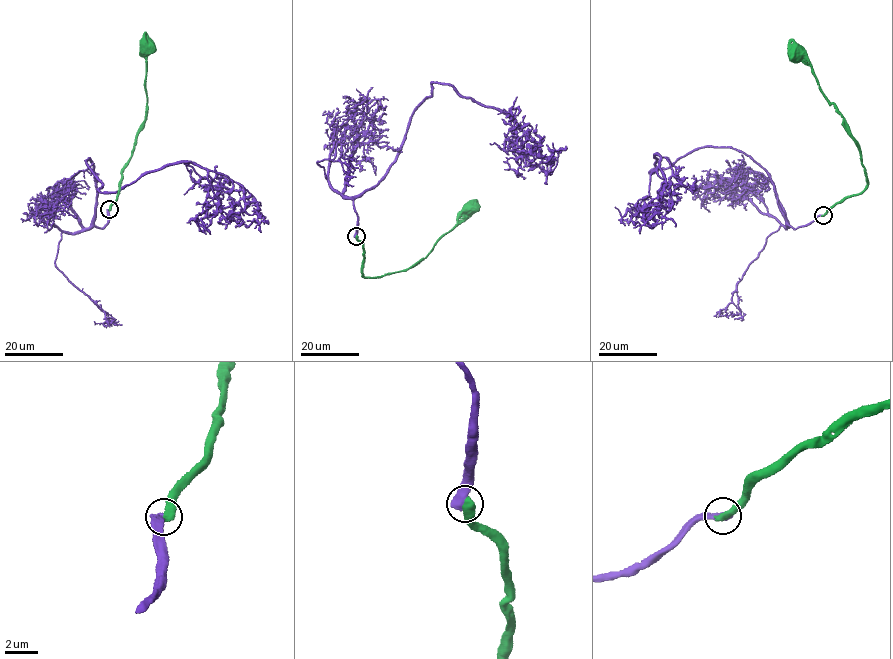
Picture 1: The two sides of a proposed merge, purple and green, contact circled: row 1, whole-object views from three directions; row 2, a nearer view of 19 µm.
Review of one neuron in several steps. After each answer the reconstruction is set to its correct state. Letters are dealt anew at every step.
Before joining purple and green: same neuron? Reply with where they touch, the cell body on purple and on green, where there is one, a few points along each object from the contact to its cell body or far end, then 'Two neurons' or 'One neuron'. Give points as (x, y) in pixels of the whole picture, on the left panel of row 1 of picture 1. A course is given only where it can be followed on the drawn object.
Place: (109, 209). Soma of purple: none. Soma of green: (145, 47). Course of purple: (109, 210), (97, 227), (87, 159), (99, 190), (115, 193), (191, 162), (238, 183), (244, 210), (268, 221). Course of green: (109, 210), (120, 190), (122, 173), (145, 117), (146, 53), (147, 48), (149, 49), (147, 47). Two neurons

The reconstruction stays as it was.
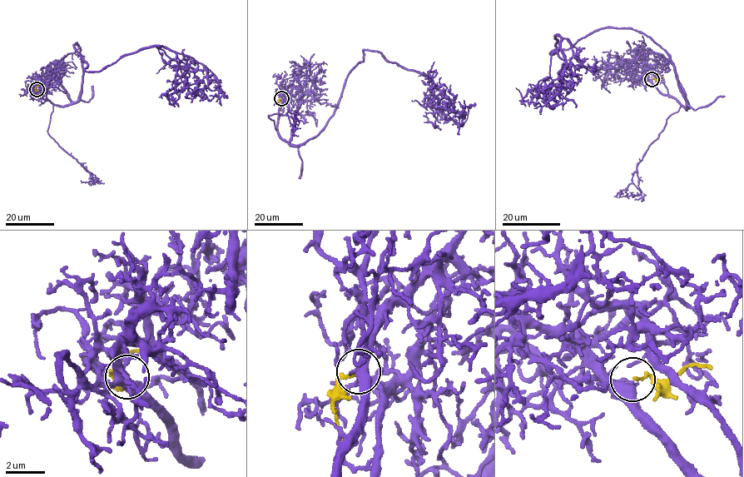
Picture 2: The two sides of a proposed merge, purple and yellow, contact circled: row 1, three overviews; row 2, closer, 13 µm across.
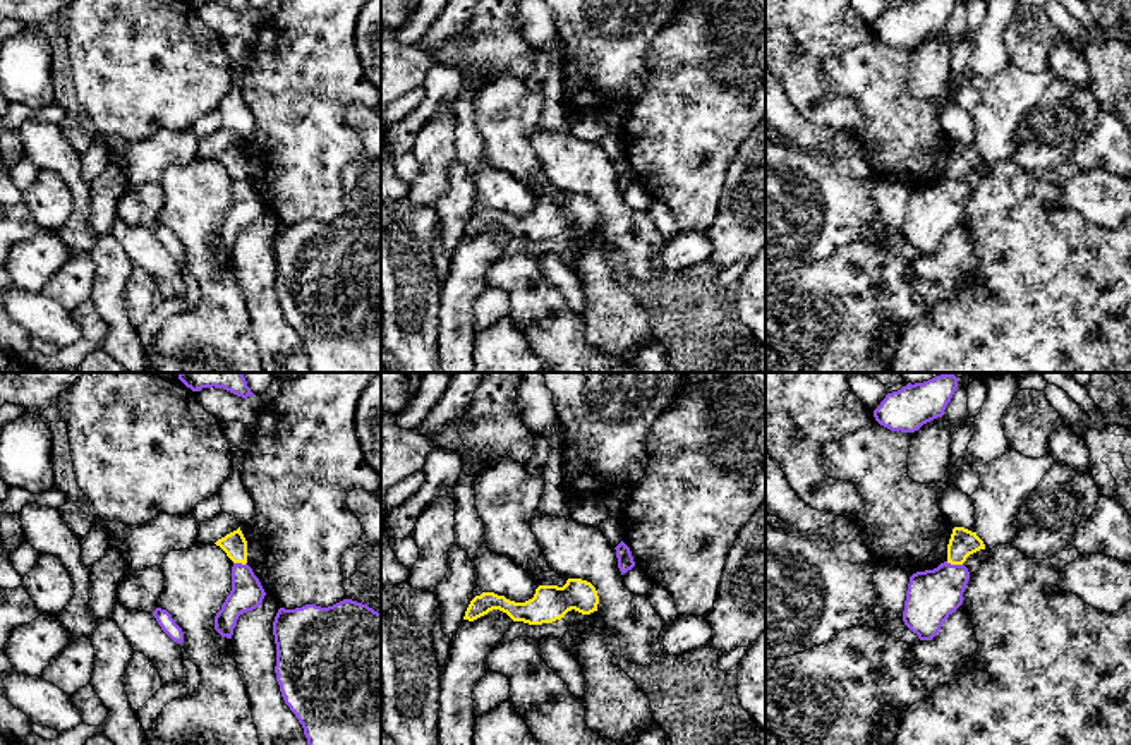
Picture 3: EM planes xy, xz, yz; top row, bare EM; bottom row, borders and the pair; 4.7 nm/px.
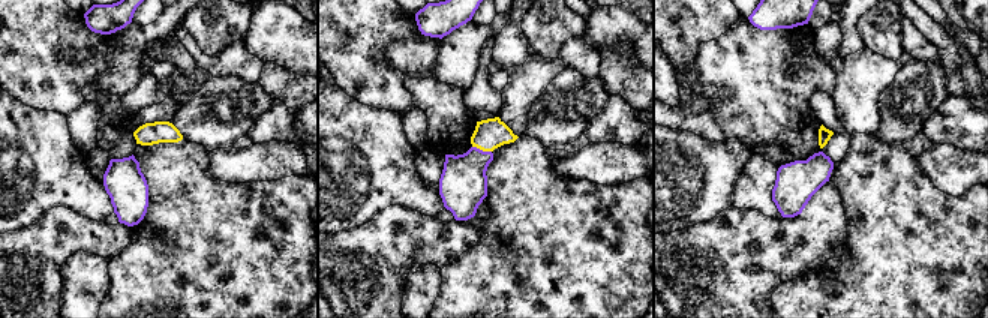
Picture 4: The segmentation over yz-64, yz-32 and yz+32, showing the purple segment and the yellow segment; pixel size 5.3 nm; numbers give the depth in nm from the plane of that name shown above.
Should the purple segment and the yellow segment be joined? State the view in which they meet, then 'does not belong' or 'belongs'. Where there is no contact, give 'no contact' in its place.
yz | does not belong

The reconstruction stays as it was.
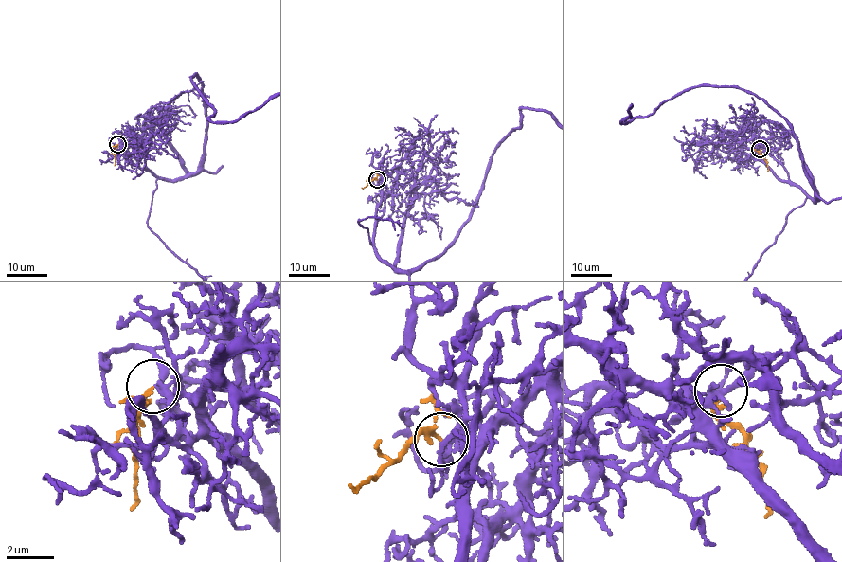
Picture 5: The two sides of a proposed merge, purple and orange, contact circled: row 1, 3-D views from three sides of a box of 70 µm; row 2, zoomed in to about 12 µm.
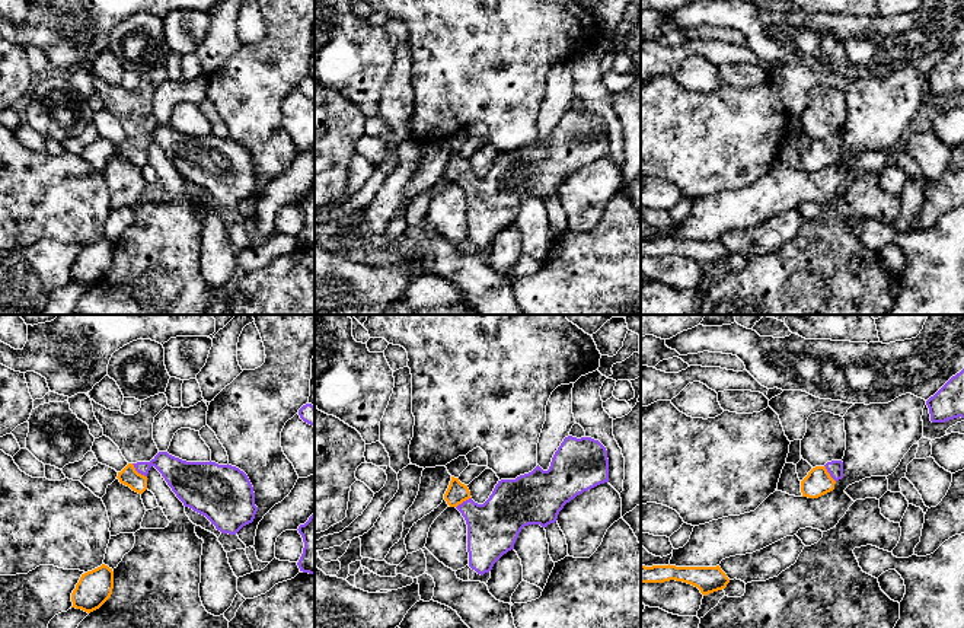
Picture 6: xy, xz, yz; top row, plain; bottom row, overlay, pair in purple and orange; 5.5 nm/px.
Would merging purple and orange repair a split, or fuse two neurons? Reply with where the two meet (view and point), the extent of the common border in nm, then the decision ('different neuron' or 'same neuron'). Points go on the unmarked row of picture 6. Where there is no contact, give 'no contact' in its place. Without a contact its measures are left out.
contact xy (139, 146); length 120 nm; same neuron

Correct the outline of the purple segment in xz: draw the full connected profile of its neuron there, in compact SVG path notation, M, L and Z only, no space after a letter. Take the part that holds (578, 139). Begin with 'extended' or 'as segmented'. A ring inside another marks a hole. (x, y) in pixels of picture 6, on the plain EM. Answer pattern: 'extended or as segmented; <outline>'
extended; M591 111L564 112L555 125L550 140L543 144L539 138L515 153L501 153L483 178L472 173L467 159L451 150L444 173L456 181L467 198L469 240L478 248L489 246L494 238L514 223L518 207L524 200L555 197L559 185L577 169L600 157L609 156L609 133L606 121Z

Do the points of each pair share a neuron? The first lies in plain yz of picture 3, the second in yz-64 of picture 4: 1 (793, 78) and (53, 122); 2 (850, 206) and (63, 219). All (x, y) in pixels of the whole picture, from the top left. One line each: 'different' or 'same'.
1: different
2: different

